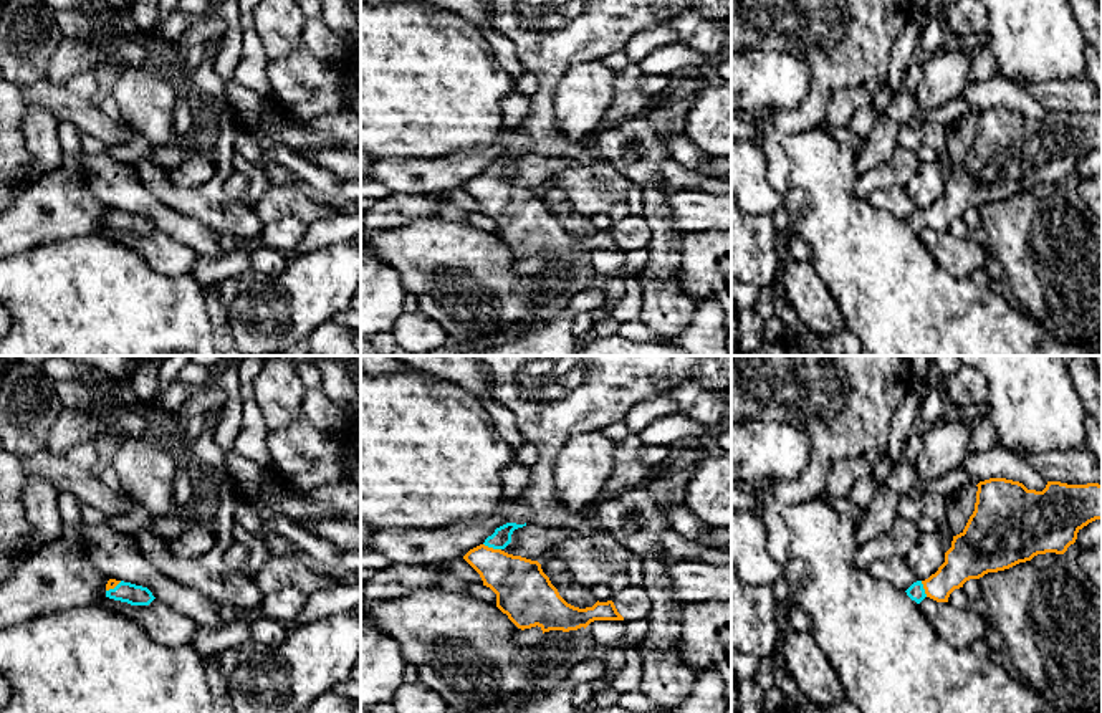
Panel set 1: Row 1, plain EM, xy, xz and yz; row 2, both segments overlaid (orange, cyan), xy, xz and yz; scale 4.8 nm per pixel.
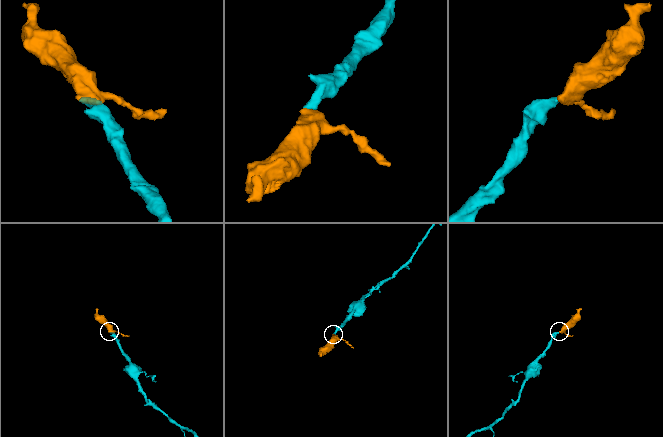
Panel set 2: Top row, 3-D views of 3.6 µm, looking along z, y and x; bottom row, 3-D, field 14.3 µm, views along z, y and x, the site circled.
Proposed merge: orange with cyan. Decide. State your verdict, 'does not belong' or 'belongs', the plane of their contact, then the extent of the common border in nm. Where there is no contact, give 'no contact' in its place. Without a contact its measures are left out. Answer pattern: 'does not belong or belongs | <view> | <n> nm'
belongs | xz | 90 nm

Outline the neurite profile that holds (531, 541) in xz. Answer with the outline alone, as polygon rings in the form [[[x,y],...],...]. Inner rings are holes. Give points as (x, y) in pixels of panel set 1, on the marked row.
[[[526,524],[513,531],[511,543],[501,551],[541,562],[549,549],[576,536],[566,528]]]

